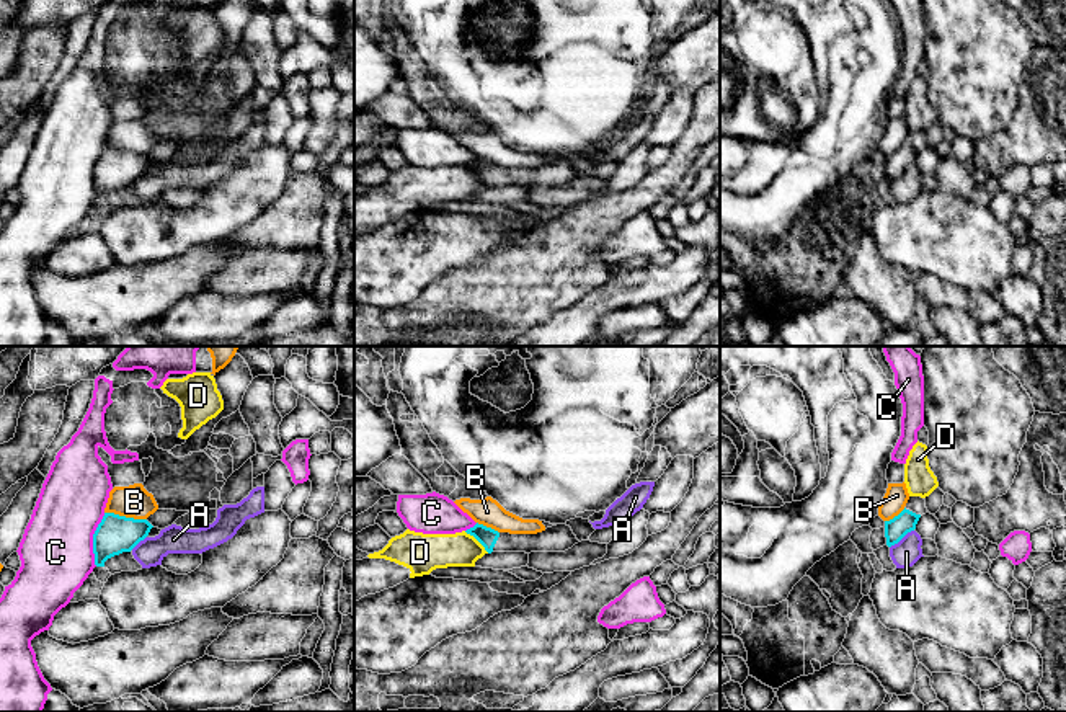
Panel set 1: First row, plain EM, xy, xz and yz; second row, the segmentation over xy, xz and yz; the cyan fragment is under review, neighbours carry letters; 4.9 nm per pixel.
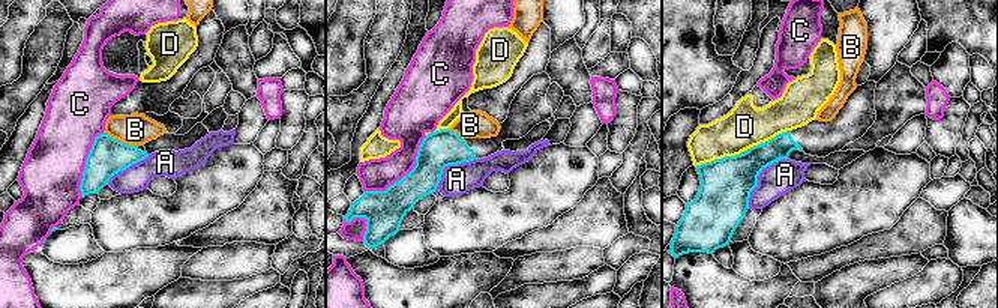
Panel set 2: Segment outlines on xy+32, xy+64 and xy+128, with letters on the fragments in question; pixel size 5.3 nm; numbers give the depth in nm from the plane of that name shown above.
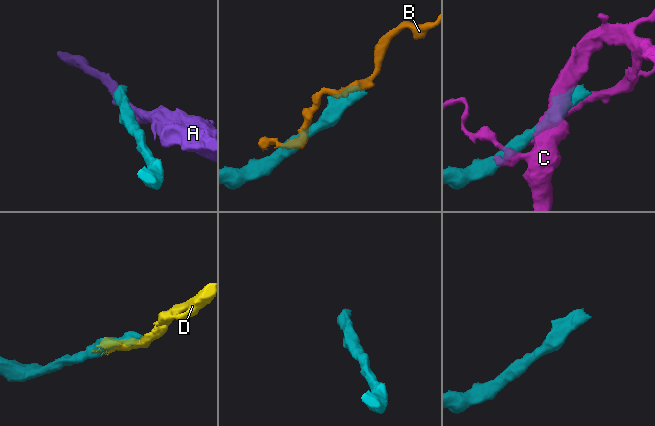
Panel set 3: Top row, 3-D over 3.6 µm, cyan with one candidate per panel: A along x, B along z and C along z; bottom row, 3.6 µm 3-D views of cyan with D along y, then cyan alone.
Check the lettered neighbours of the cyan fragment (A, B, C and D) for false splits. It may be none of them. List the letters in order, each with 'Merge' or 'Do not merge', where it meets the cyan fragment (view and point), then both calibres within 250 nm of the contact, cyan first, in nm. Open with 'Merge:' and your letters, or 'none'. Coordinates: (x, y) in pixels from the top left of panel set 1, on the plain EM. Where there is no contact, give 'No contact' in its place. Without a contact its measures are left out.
Merge: none
A: Do not merge. Touches cyan at yz (901, 172). Thickness 110 nm (cyan) against 140 nm
B: Do not merge. Touches cyan at xy (124, 151). Thickness 190 nm (cyan) against 160 nm
C: Do not merge. Touches cyan at xy (93, 173). Thickness 190 nm (cyan) against 360 nm
D: Do not merge. Touches cyan at xz (477, 173). Thickness 90 nm (cyan) against 180 nm

